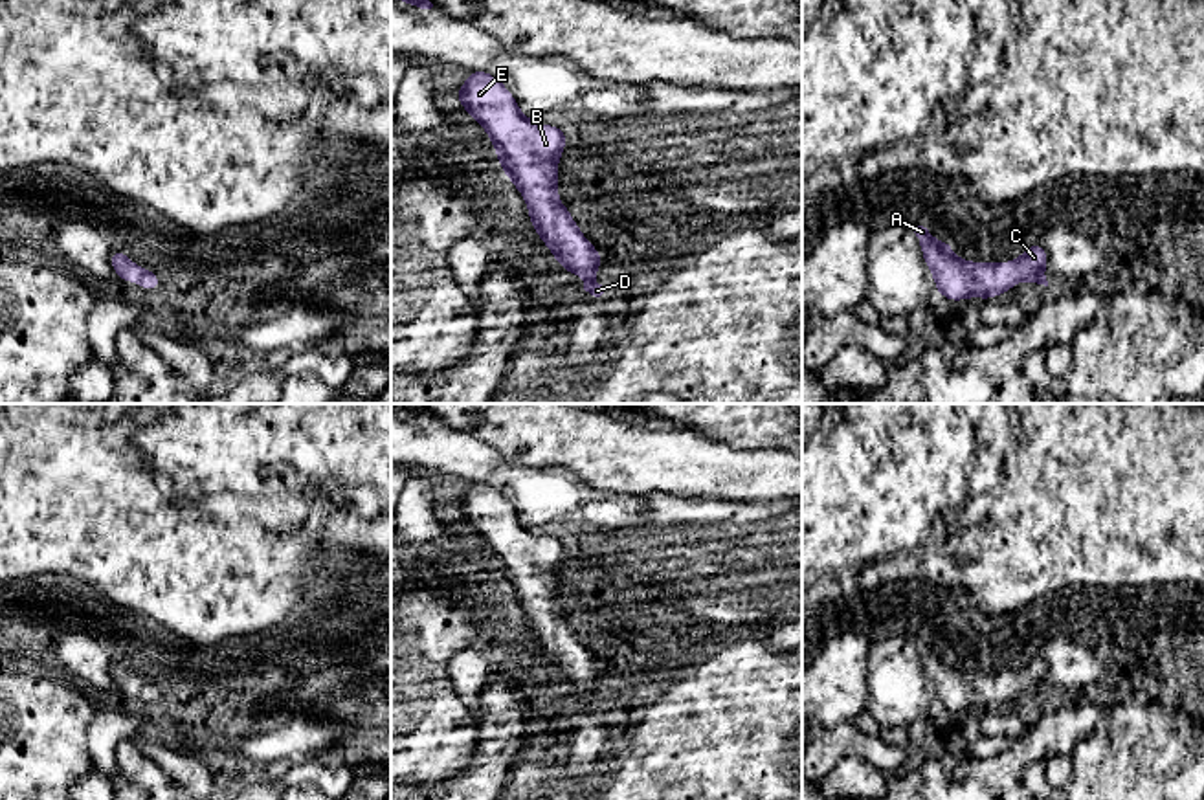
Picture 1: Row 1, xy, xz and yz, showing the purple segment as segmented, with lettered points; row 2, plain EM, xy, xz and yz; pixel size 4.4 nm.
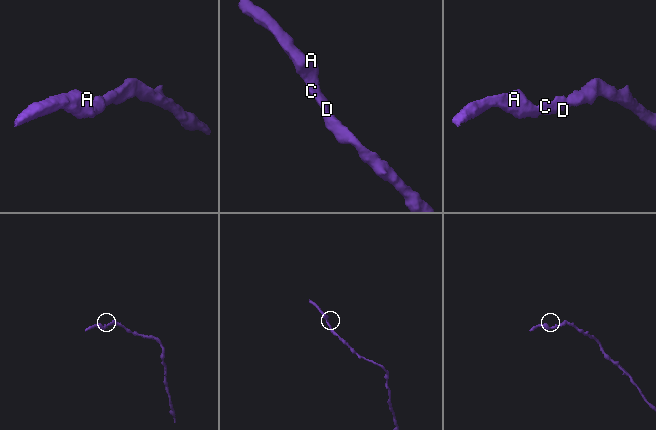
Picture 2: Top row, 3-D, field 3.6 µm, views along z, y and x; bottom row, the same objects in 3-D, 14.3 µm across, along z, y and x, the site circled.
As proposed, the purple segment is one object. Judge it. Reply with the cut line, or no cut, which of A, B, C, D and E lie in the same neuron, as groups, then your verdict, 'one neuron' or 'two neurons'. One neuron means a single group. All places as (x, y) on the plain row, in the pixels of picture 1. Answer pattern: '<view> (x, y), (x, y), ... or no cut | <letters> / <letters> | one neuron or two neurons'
no cut | A B C D E | one neuron

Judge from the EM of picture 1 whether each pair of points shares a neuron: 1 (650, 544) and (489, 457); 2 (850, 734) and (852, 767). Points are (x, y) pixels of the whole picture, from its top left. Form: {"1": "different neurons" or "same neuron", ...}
{"1": "same neuron", "2": "different neurons"}

